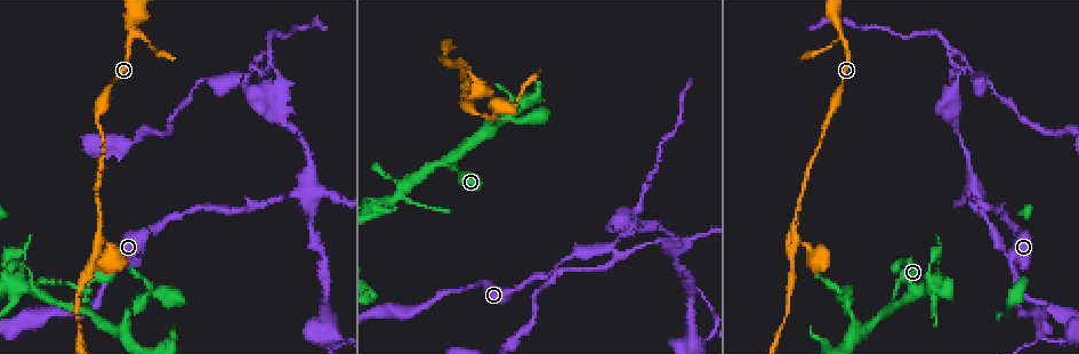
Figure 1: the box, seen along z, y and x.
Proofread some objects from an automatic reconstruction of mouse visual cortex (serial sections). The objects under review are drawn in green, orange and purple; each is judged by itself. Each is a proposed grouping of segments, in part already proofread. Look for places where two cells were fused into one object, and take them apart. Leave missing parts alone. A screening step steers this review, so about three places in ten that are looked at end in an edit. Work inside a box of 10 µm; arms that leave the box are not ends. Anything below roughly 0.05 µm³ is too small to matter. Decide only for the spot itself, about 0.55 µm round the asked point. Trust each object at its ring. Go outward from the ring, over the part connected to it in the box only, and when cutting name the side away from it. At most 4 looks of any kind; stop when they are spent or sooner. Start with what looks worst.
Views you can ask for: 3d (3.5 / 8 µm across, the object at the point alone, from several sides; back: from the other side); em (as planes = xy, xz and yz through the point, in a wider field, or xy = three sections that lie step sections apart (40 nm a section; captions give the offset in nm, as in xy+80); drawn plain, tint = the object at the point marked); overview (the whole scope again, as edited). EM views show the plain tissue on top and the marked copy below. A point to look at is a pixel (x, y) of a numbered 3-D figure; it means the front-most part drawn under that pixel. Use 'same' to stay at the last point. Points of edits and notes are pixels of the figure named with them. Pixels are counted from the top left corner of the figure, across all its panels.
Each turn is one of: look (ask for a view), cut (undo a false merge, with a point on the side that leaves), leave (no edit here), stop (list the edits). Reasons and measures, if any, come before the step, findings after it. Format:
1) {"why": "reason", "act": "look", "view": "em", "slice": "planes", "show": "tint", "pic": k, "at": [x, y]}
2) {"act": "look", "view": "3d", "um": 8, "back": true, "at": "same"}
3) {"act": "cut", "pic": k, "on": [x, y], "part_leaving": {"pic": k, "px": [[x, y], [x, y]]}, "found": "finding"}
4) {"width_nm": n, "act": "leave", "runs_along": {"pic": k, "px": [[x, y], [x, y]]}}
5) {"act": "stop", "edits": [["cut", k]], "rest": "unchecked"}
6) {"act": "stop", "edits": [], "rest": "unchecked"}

{"why": "abrupt turn", "act": "look", "view": "3d", "um": 3.5, "pic": 1, "at": [968, 192]}

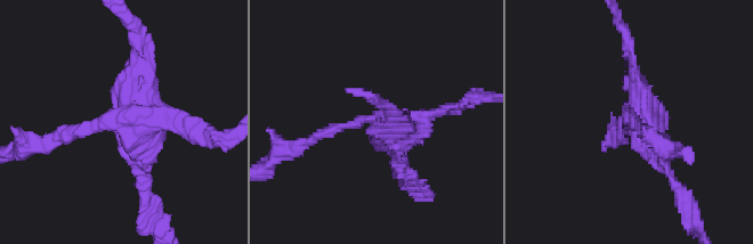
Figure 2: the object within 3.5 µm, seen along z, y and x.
{"act": "cut", "pic": 2, "on": [656, 163], "part_leaving": {"pic": 2, "px": [[638, 113], [641, 96], [621, 22]]}, "found": "two cells meet here"}

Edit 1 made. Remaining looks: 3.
{"act": "look", "view": "overview"}

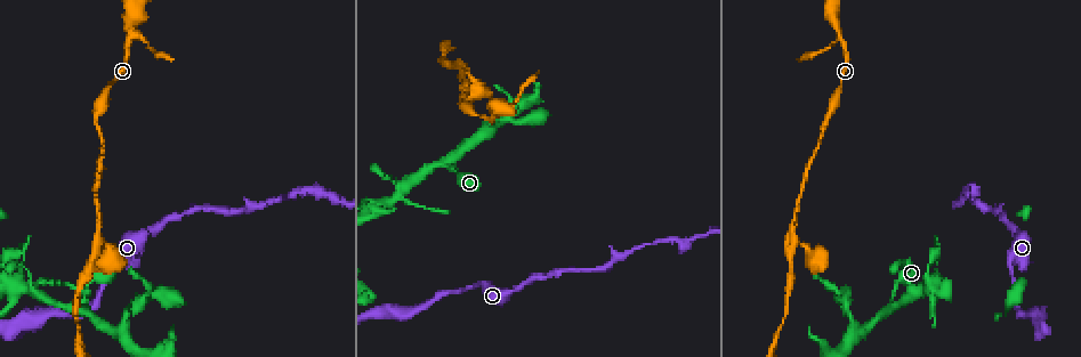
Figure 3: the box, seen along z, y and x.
{"act": "look", "view": "3d", "um": 8, "back": true, "pic": 3, "at": [86, 309]}

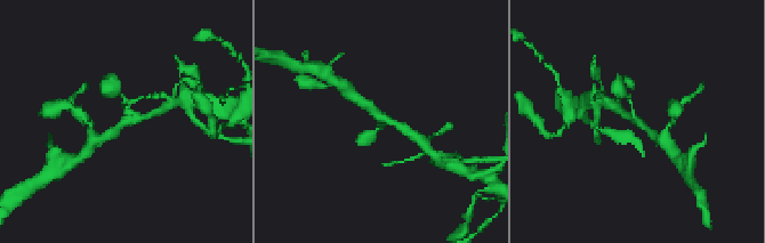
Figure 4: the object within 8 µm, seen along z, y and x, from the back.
{"arms": 3, "arm_widths_nm": [150, 200, 250], "why": "need the tissue", "act": "look", "view": "em", "slice": "planes", "show": "tint", "at": "same"}

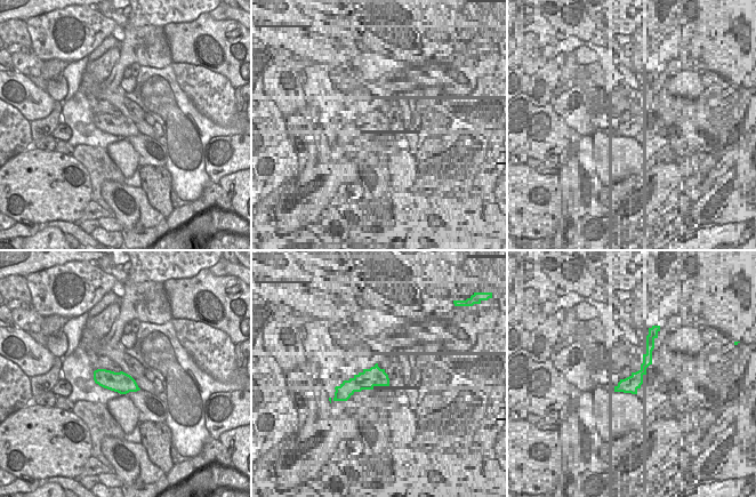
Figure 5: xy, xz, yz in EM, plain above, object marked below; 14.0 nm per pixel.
{"act": "leave", "runs_along": {"pic": 4, "px": [[622, 90], [636, 120], [654, 136]]}, "found": "all the same cell"}

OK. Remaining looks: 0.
{"act": "stop", "edits": [["cut", 2]], "rest": "unchecked"}

